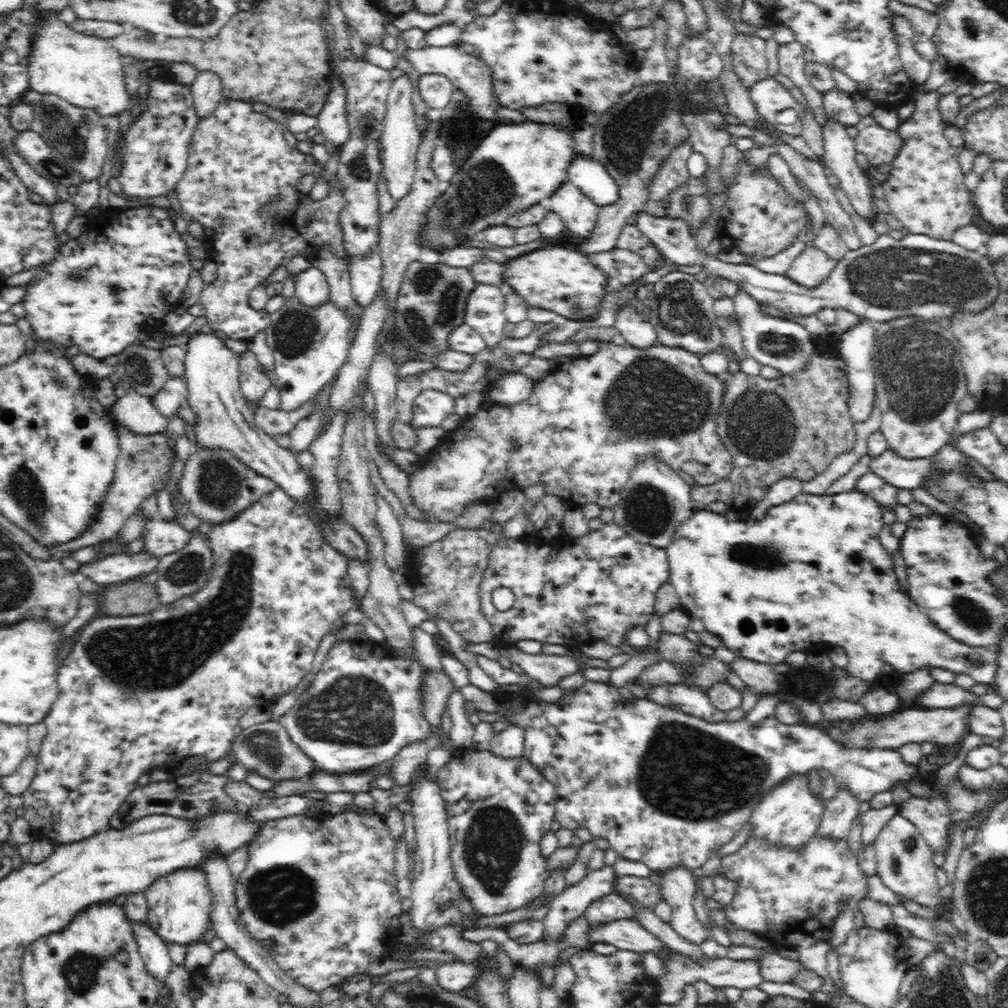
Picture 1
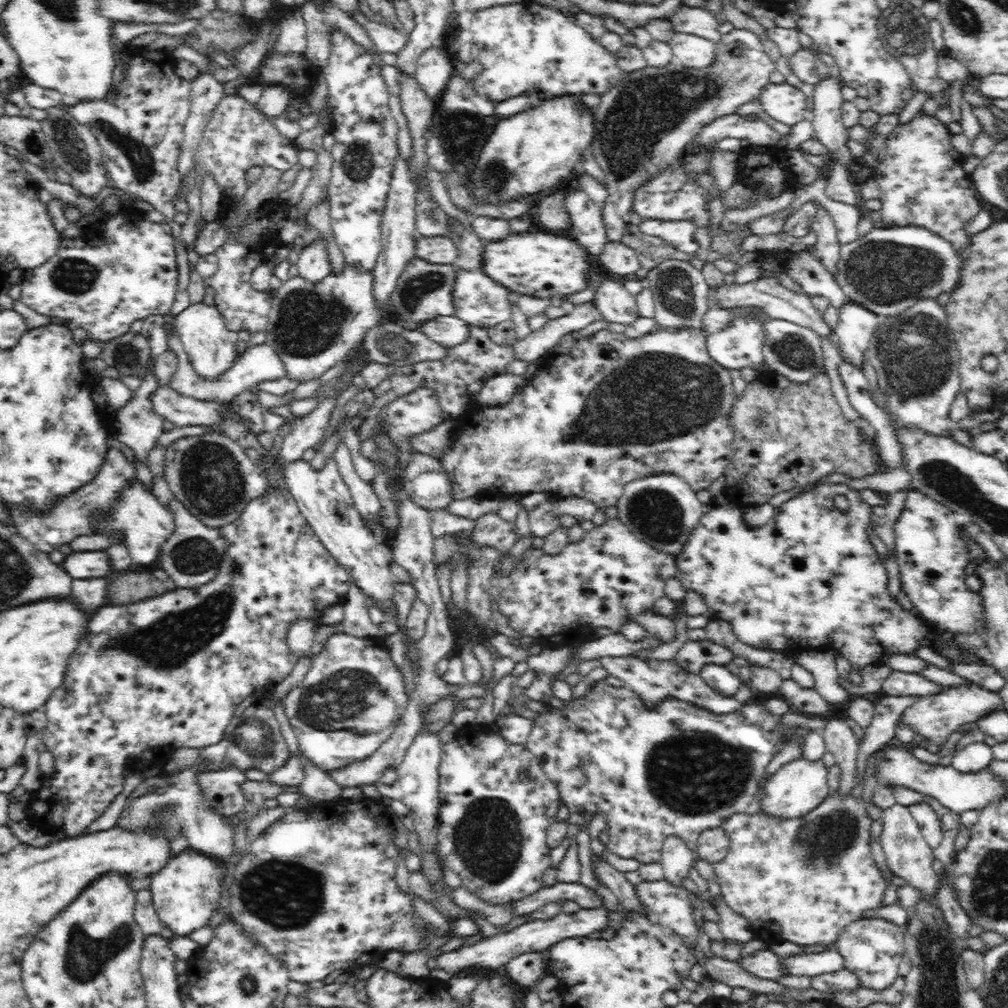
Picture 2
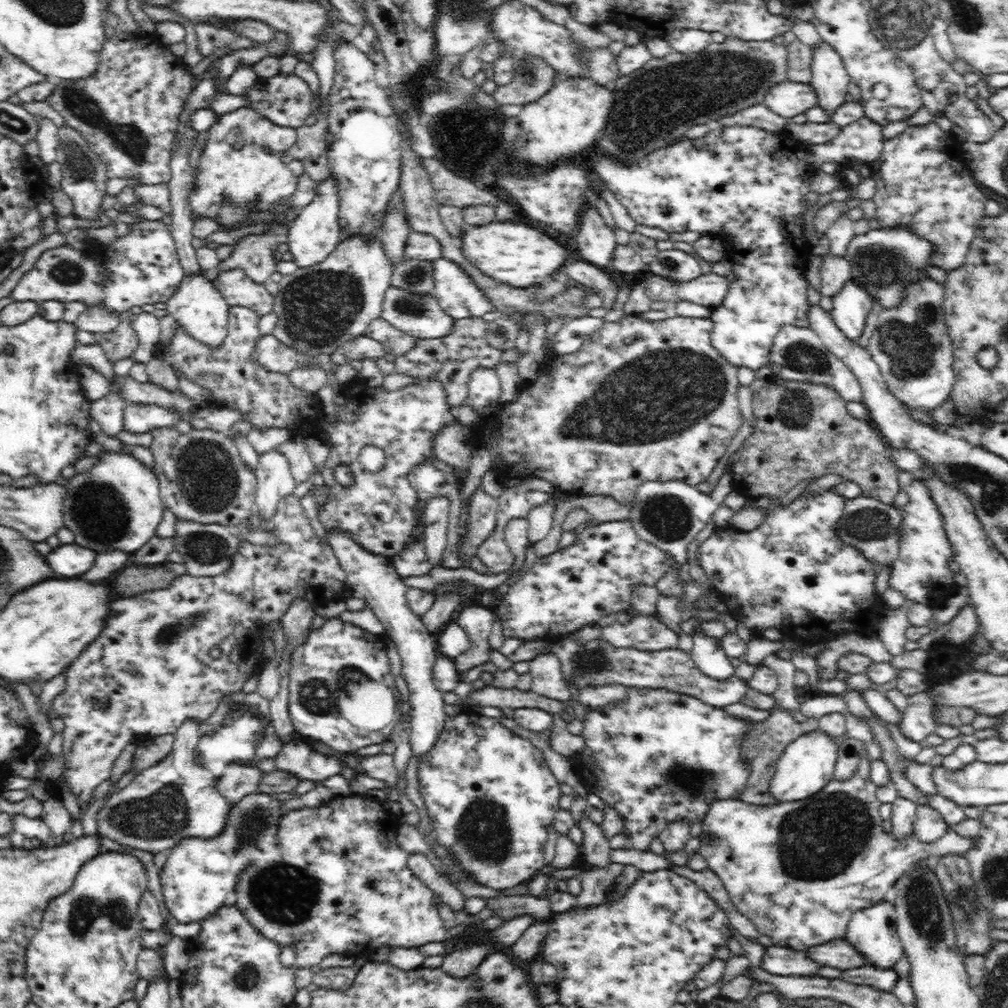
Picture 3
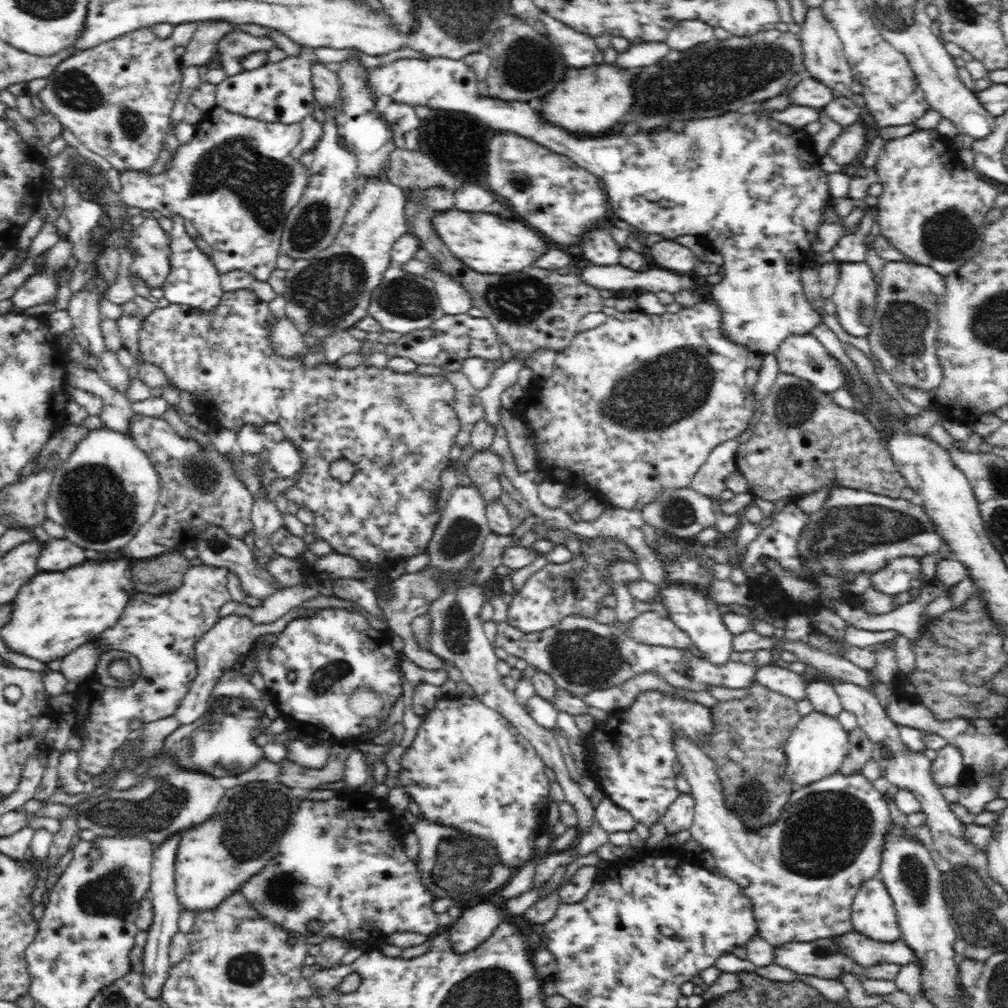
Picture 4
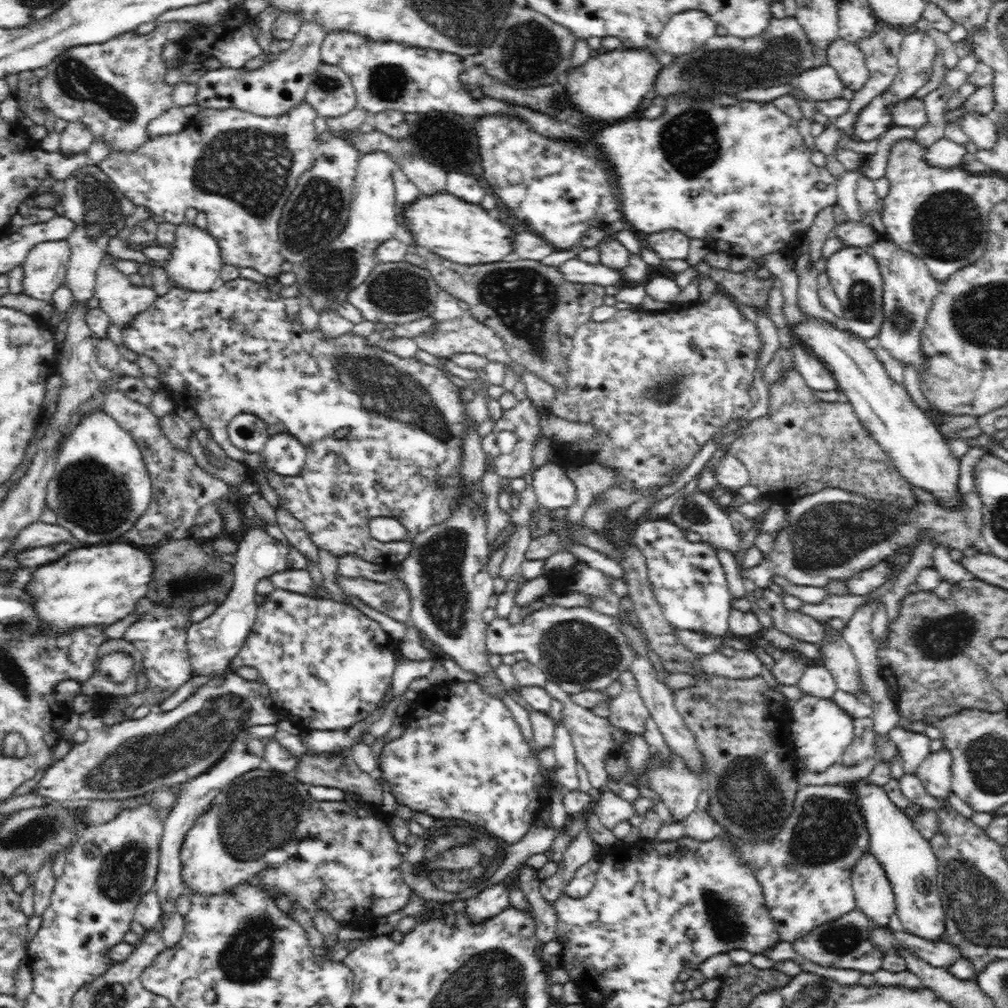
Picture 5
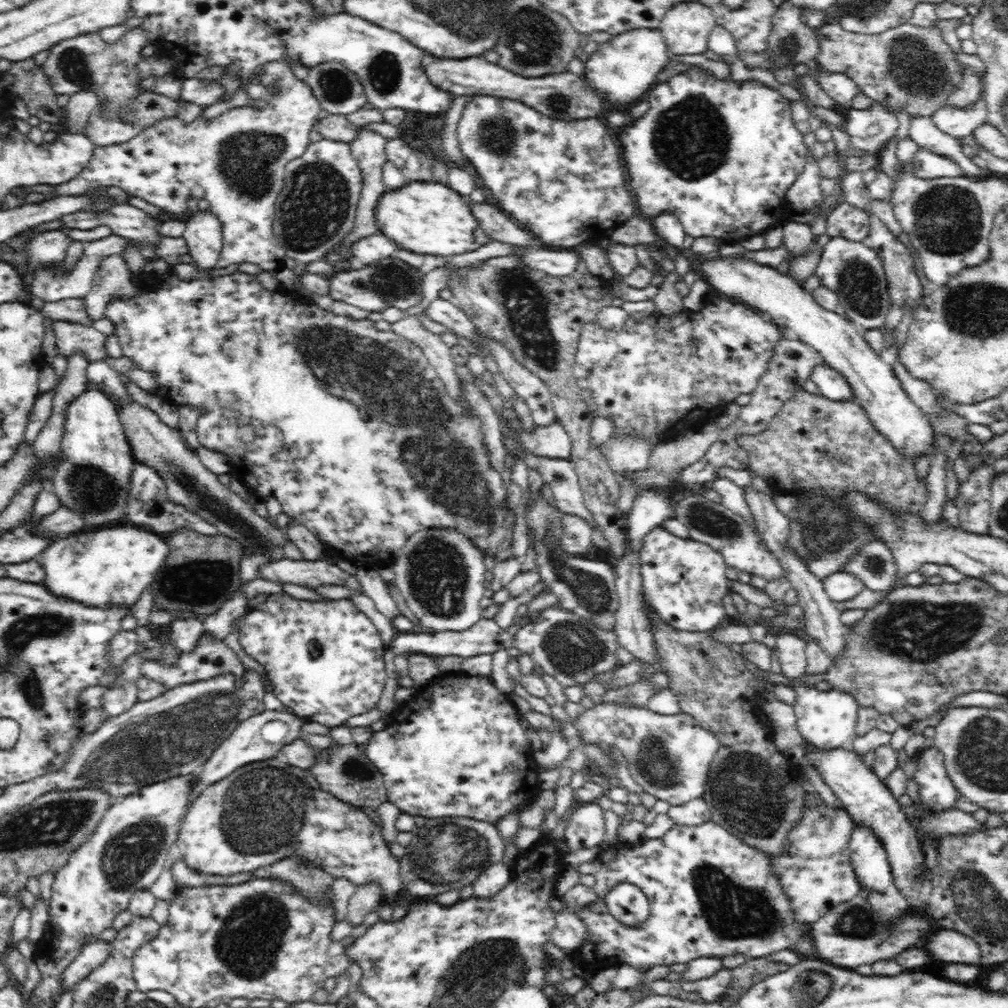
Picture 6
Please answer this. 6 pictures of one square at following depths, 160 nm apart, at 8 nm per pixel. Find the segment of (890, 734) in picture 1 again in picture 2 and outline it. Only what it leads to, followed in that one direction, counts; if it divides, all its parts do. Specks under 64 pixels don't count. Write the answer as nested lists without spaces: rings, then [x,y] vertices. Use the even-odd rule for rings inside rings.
[[[970,683],[960,687],[943,687],[943,692],[916,698],[912,706],[908,706],[900,715],[899,722],[905,724],[912,732],[922,738],[932,740],[936,744],[944,744],[952,732],[959,730],[962,724],[976,722],[979,718],[990,714],[992,711],[1002,710],[1003,700],[998,693],[982,689],[980,685]]]

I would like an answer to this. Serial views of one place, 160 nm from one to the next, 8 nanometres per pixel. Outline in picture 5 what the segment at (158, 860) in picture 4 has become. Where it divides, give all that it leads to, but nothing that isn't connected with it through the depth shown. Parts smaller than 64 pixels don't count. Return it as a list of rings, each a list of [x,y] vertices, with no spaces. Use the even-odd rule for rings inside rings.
[[[277,721],[271,722],[270,724],[251,725],[249,729],[241,728],[237,730],[237,735],[232,744],[228,746],[226,754],[224,754],[210,770],[206,770],[204,774],[200,774],[200,776],[196,776],[177,786],[178,798],[176,798],[176,804],[174,804],[174,807],[170,810],[171,812],[164,819],[163,833],[159,846],[159,863],[154,888],[163,914],[177,912],[176,900],[180,898],[180,896],[191,897],[194,894],[182,880],[181,873],[181,848],[185,836],[188,834],[188,830],[194,826],[195,821],[204,812],[207,812],[207,809],[215,799],[216,794],[220,793],[225,786],[228,786],[232,782],[232,780],[238,778],[238,776],[242,776],[245,772],[263,768],[264,766],[263,758],[260,755],[248,753],[248,749],[246,749],[247,739],[254,737],[263,739],[264,742],[268,742],[270,740],[278,740],[282,735],[284,734],[278,731]]]

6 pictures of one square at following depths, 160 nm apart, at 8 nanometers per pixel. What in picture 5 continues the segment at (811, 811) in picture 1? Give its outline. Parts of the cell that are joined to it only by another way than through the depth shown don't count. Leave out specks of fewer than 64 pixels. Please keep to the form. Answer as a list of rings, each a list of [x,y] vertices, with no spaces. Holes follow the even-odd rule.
[[[809,694],[792,702],[790,708],[789,732],[791,746],[795,750],[798,761],[812,772],[824,772],[832,764],[838,764],[838,777],[844,766],[843,757],[848,746],[853,741],[853,718],[840,709],[833,699],[816,698]]]

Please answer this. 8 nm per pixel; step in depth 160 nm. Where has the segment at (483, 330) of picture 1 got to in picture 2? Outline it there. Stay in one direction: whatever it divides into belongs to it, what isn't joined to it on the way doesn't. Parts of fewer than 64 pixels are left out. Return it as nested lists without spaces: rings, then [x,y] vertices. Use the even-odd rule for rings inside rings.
[[[455,266],[456,269],[456,282],[454,282],[454,292],[452,292],[452,303],[454,303],[454,314],[467,322],[469,326],[477,326],[478,328],[494,328],[496,324],[504,322],[511,318],[510,306],[514,298],[509,289],[501,284],[498,284],[495,280],[492,280],[486,273],[481,271],[470,271],[462,270],[459,266]]]

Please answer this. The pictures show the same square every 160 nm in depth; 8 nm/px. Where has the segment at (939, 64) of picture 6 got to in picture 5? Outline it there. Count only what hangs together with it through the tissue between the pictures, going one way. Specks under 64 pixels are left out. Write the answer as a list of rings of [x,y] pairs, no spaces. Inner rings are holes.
[[[838,38],[828,46],[827,53],[829,65],[840,76],[840,81],[845,88],[859,91],[870,78],[870,73],[865,64],[865,56],[858,46]]]

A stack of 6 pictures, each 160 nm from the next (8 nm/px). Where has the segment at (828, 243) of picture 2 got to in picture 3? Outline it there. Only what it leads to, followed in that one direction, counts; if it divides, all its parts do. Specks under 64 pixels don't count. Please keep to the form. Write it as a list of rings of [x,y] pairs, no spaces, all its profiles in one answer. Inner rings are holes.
[[[828,253],[821,263],[821,294],[833,297],[848,280],[851,280],[851,264],[844,258]]]

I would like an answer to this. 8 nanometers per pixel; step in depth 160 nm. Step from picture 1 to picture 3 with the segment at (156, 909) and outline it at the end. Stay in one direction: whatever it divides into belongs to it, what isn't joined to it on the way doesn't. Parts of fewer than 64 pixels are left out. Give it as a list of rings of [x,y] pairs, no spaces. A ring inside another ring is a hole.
[[[252,792],[248,796],[242,796],[236,804],[230,806],[230,813],[226,822],[226,828],[222,830],[220,836],[214,838],[182,838],[178,844],[174,845],[167,853],[167,861],[161,868],[159,874],[162,896],[166,908],[170,914],[176,918],[180,924],[190,924],[190,922],[201,922],[213,915],[226,902],[228,892],[236,890],[240,872],[250,864],[254,863],[254,854],[250,852],[248,856],[248,846],[254,844],[254,840],[266,830],[268,826],[278,826],[280,820],[288,814],[288,810],[282,807],[283,801],[280,801],[272,794],[262,794],[261,792]]]

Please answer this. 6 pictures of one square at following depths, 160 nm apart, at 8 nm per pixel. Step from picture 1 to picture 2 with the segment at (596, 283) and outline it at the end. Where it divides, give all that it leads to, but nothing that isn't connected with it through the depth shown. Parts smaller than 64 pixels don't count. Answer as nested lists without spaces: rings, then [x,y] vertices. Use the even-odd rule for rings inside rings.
[[[528,230],[525,233],[512,232],[504,240],[484,242],[482,271],[509,289],[512,296],[528,294],[534,298],[552,298],[554,303],[559,304],[566,296],[588,288],[591,265],[588,262],[588,252],[582,250],[576,242],[562,236],[540,232],[534,234]]]

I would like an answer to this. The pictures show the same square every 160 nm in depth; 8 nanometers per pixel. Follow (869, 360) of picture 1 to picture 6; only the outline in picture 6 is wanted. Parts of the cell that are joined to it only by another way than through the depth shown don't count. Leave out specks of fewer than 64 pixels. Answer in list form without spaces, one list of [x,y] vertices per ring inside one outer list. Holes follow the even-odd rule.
[[[832,236],[823,247],[822,256],[814,270],[820,284],[838,295],[844,307],[845,318],[860,324],[860,328],[880,329],[884,327],[891,300],[887,294],[887,280],[882,259],[878,253],[865,245],[865,242],[852,242],[841,236]]]

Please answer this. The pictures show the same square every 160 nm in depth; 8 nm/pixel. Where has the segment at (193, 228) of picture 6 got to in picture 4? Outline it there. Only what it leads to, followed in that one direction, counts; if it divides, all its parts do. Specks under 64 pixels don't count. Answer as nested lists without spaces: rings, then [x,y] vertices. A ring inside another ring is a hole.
[[[174,218],[170,232],[170,274],[164,282],[164,297],[169,304],[183,304],[190,308],[200,308],[212,312],[220,304],[222,294],[221,274],[212,258],[208,258],[184,229],[183,218]]]

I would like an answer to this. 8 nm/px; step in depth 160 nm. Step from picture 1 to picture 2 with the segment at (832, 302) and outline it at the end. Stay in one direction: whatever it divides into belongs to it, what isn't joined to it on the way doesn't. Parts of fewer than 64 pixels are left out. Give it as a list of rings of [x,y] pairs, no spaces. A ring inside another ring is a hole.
[[[643,219],[641,227],[648,235],[668,241],[680,252],[690,254],[690,256],[696,256],[698,252],[698,242],[694,237],[697,228],[692,221]],[[918,226],[874,227],[854,242],[840,245],[840,254],[842,260],[838,261],[836,272],[833,274],[834,280],[841,286],[847,300],[862,305],[881,319],[901,314],[920,298],[936,300],[942,292],[952,292],[958,286],[960,268],[966,258],[966,254],[960,255],[952,247],[952,243]]]

